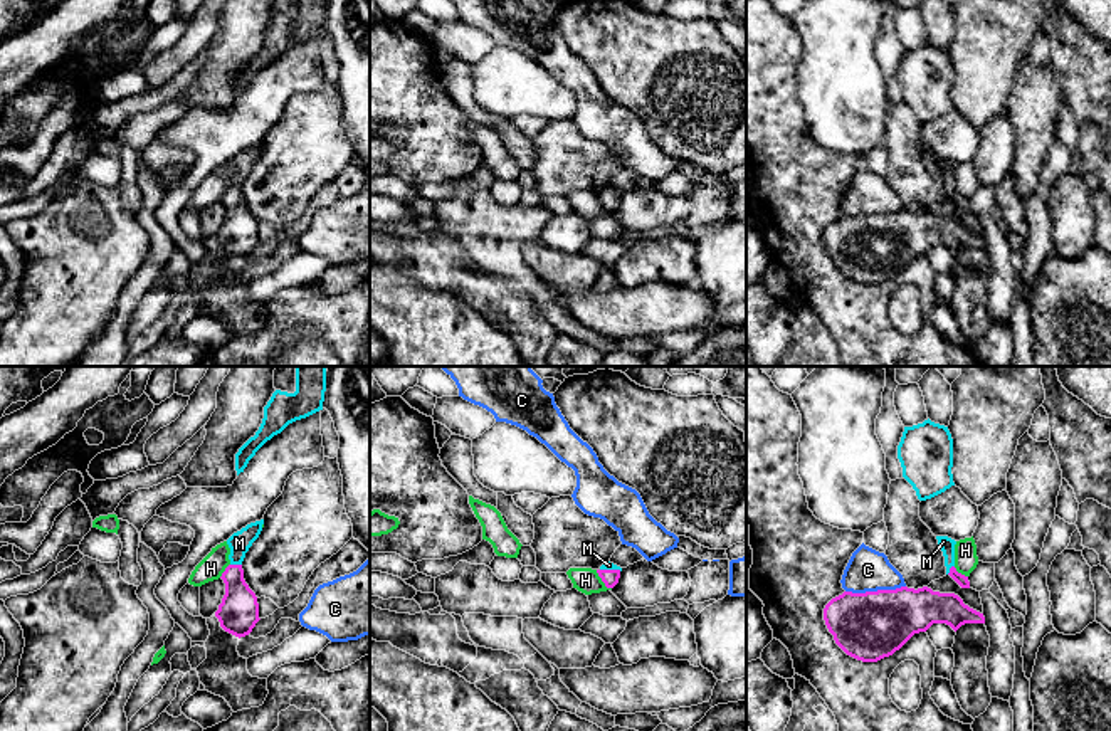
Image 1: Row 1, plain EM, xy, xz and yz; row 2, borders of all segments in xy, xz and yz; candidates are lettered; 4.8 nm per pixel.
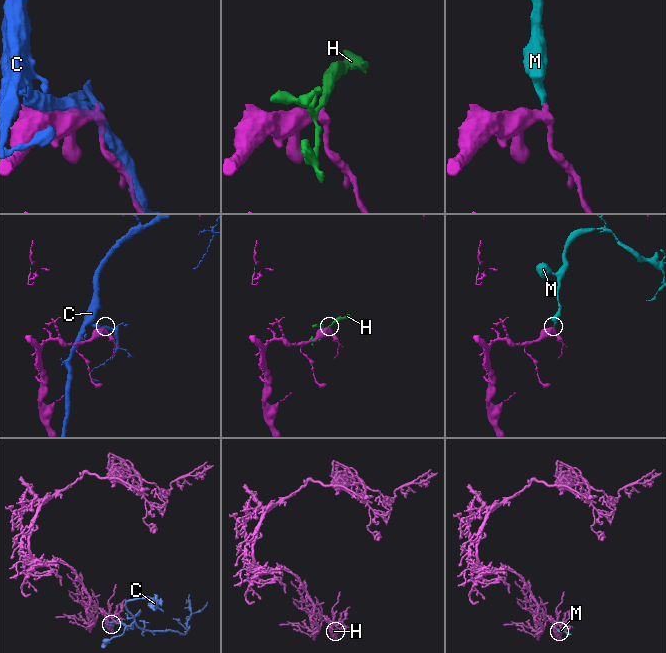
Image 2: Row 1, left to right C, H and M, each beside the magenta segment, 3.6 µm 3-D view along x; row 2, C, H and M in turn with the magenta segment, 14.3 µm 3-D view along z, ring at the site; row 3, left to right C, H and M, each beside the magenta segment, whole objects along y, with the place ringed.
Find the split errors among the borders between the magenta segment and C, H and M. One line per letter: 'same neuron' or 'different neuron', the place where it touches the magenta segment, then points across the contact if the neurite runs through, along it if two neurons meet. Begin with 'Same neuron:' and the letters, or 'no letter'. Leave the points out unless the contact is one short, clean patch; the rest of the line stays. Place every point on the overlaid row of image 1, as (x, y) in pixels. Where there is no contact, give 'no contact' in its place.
Same neuron: M
C: different neuron; meets magenta in yz at (874, 592)
H: different neuron; meets magenta in xz at (602, 580); border along xz (595, 570), (610, 589)
M: same neuron; meets magenta in xy at (236, 565); runs through xy (237, 614), (236, 565), (239, 543)

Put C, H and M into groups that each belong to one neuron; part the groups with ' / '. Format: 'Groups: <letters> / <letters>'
Groups: C / H / M

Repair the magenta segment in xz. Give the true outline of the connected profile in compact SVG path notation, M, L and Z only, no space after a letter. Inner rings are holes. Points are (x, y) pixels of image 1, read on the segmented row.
M610 561L602 565L597 570L598 576L602 578L602 581L605 583L607 588L613 588L619 583L620 571L622 571L622 568Z

